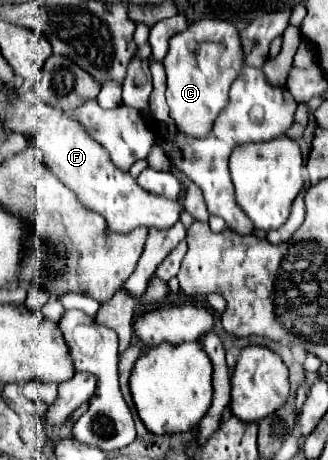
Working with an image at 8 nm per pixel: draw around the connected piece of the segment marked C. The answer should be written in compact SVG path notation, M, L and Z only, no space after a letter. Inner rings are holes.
M214 18L190 24L188 30L172 36L164 68L168 76L166 100L170 118L186 136L204 138L212 130L212 120L216 120L220 110L228 104L228 90L244 68L244 48L238 28L226 20Z

